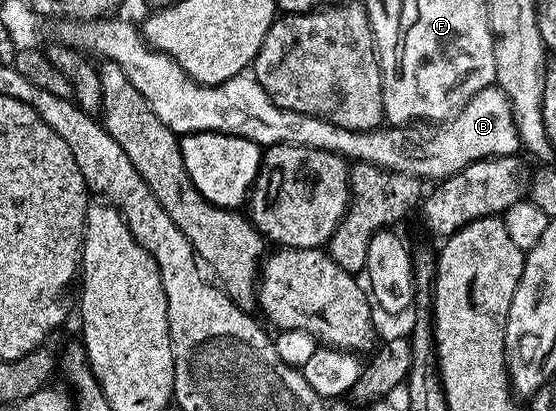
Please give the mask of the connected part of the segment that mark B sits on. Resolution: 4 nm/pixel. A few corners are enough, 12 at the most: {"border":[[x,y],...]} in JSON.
{"border":[[117,17],[60,41],[121,66],[178,136],[307,145],[442,181],[521,148],[495,84],[422,132],[279,108],[249,74],[190,79]]}

